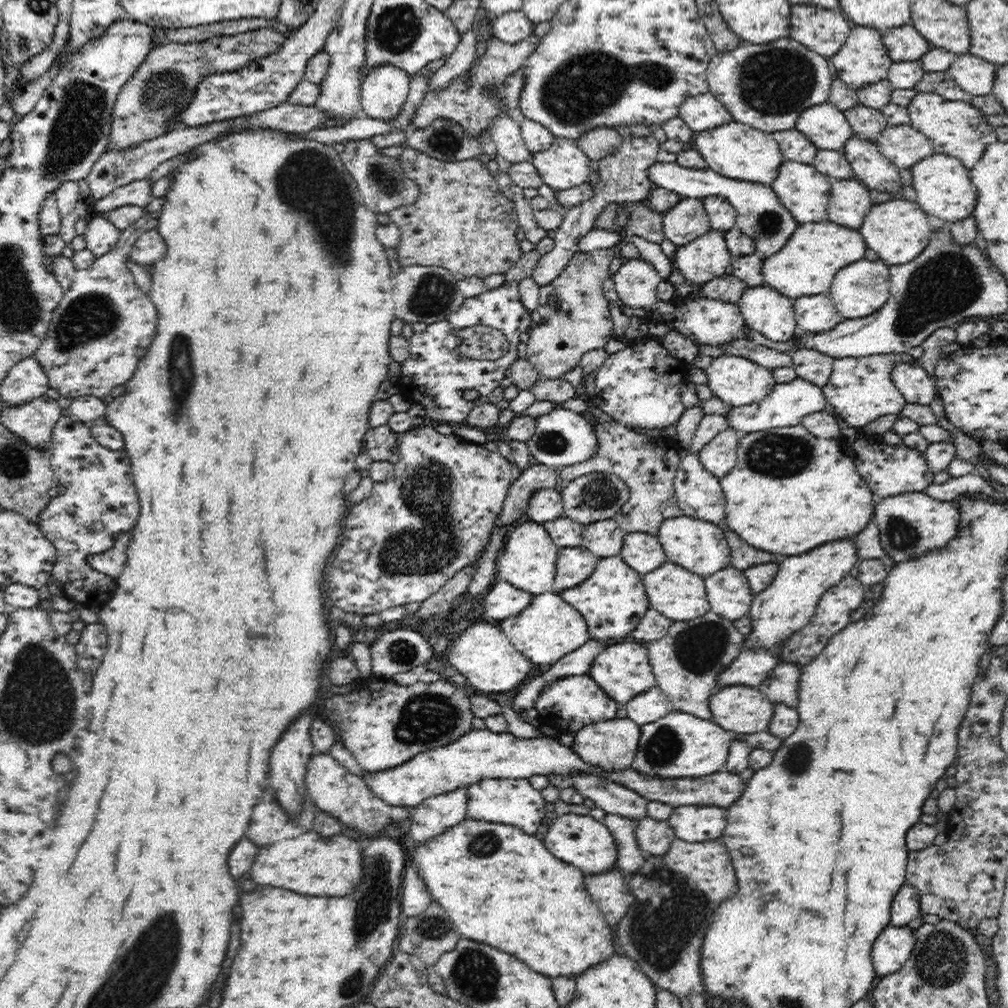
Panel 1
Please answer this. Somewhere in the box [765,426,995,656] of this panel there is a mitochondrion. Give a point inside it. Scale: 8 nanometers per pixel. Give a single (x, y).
(902, 535)

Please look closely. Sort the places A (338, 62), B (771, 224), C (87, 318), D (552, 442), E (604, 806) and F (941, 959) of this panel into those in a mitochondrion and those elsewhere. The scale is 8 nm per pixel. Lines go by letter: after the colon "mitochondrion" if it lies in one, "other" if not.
A: other
B: mitochondrion
C: mitochondrion
D: mitochondrion
E: other
F: mitochondrion

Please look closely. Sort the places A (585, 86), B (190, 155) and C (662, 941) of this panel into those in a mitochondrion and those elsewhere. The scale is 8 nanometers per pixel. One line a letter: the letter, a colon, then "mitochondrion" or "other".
A: mitochondrion
B: other
C: mitochondrion

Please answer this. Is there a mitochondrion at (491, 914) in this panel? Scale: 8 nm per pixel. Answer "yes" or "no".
no

